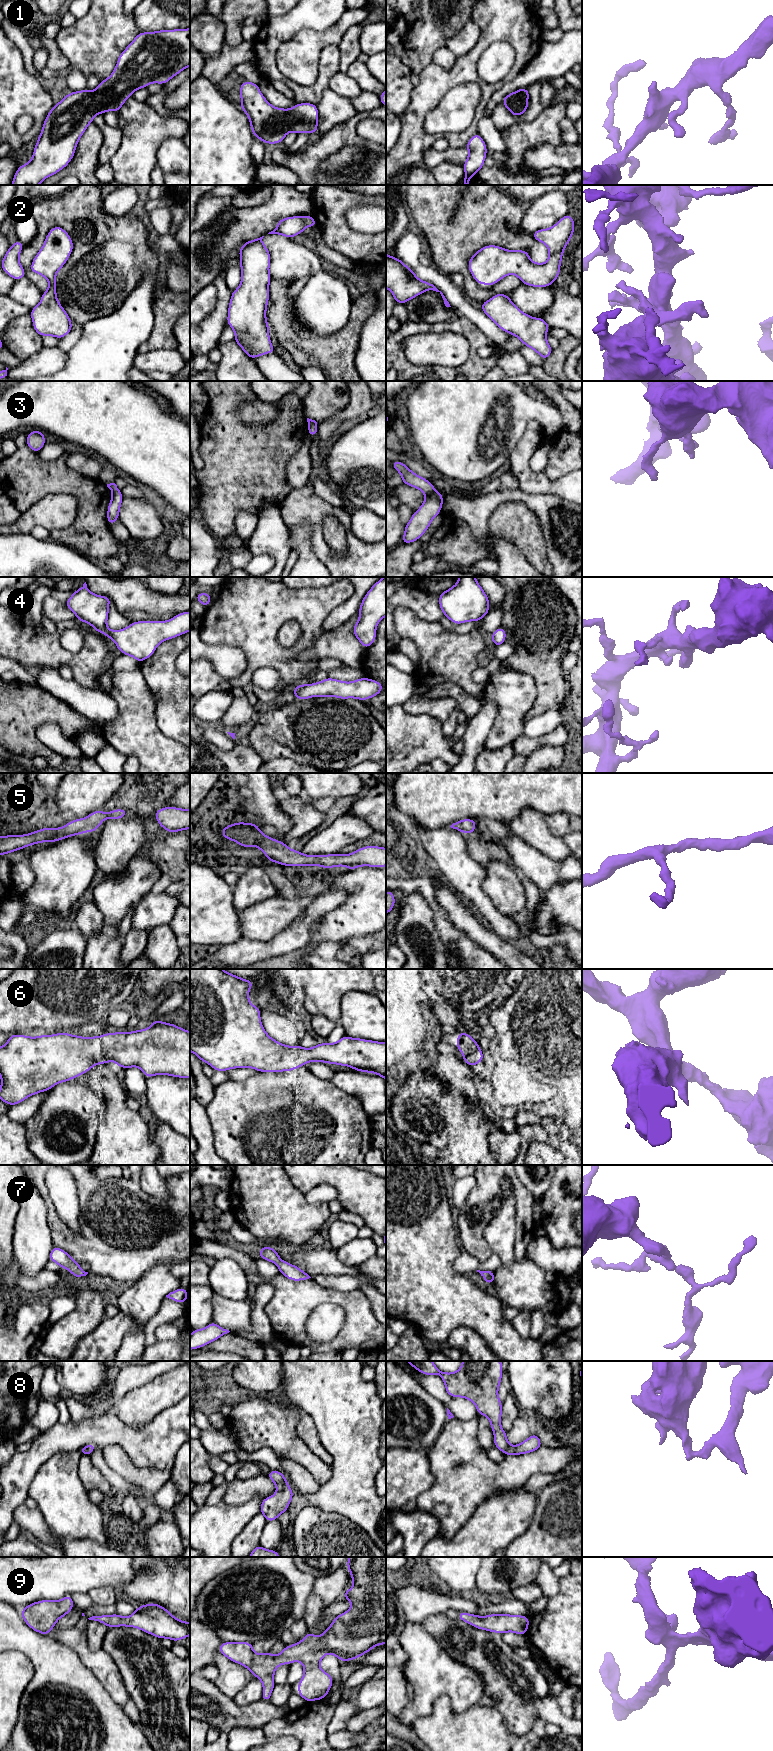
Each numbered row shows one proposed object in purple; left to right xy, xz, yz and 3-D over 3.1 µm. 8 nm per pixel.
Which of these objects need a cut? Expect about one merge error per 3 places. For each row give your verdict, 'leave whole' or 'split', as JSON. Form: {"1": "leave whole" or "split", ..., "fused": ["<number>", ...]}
{"1": "leave whole", "2": "leave whole", "3": "split", "4": "leave whole", "5": "leave whole", "6": "leave whole", "7": "leave whole", "8": "leave whole", "9": "leave whole", "fused": ["3"]}

